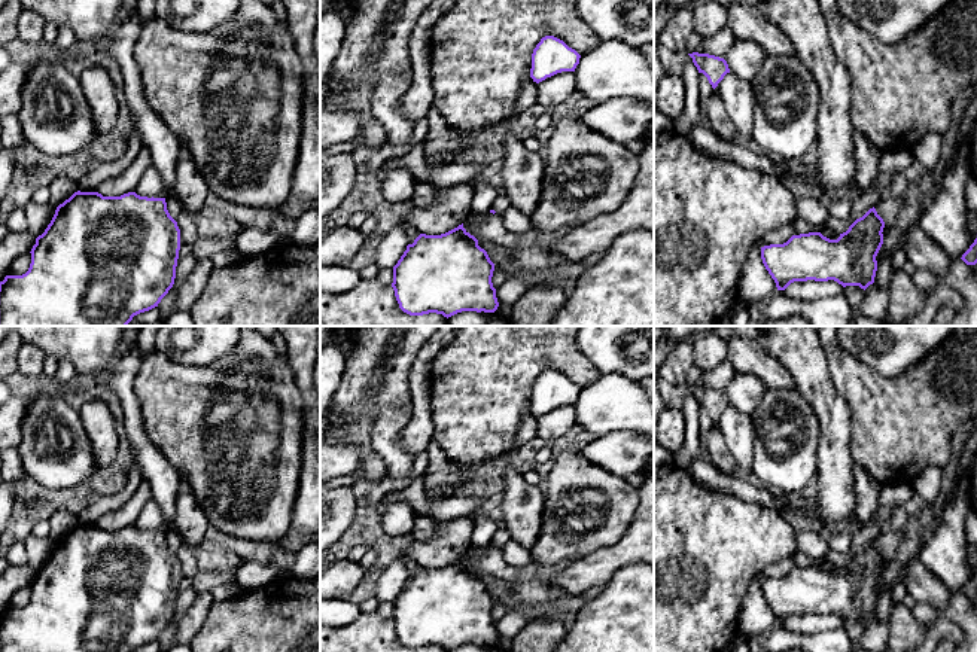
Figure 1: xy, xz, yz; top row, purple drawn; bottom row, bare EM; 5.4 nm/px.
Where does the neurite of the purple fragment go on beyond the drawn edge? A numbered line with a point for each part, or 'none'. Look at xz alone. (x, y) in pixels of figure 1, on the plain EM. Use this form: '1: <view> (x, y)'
1: xz (502, 536)

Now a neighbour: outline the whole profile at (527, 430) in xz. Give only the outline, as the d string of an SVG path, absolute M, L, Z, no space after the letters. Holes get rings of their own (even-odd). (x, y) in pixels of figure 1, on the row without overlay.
M529 408L527 412L520 420L520 427L515 436L515 445L521 448L524 444L527 444L536 436L538 436L536 415Z

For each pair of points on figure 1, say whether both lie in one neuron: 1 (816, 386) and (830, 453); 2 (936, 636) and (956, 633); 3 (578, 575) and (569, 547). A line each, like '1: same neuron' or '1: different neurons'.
1: same neuron
2: same neuron
3: different neurons

